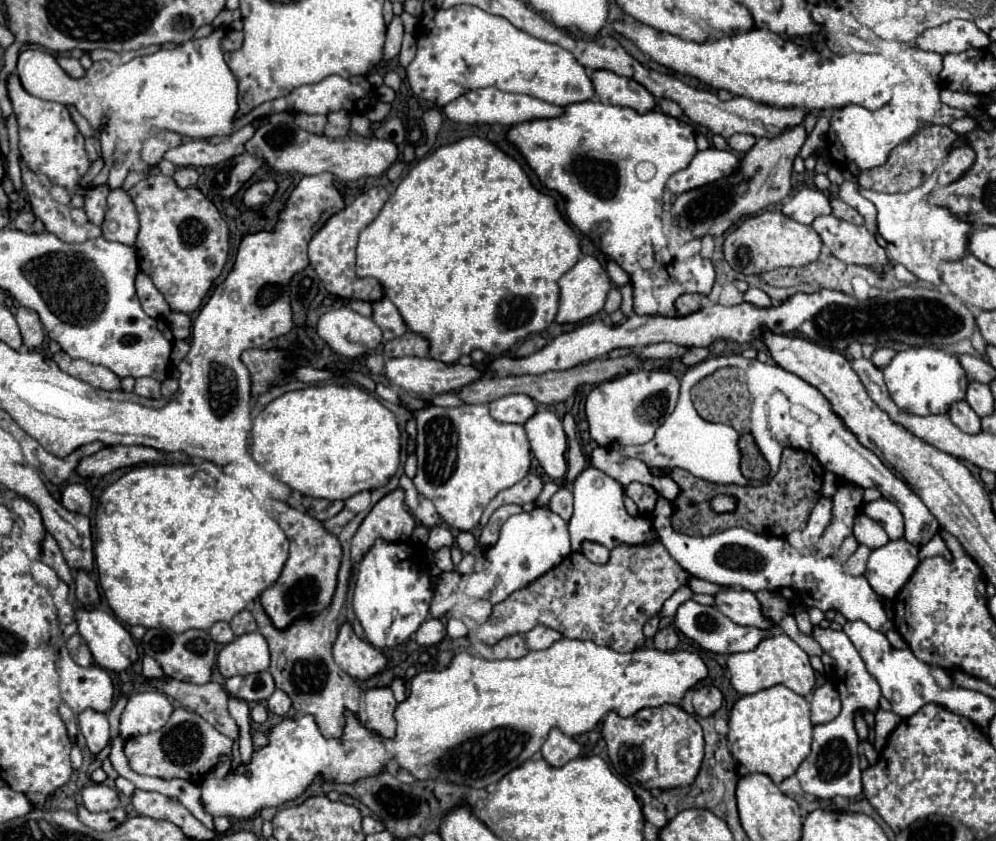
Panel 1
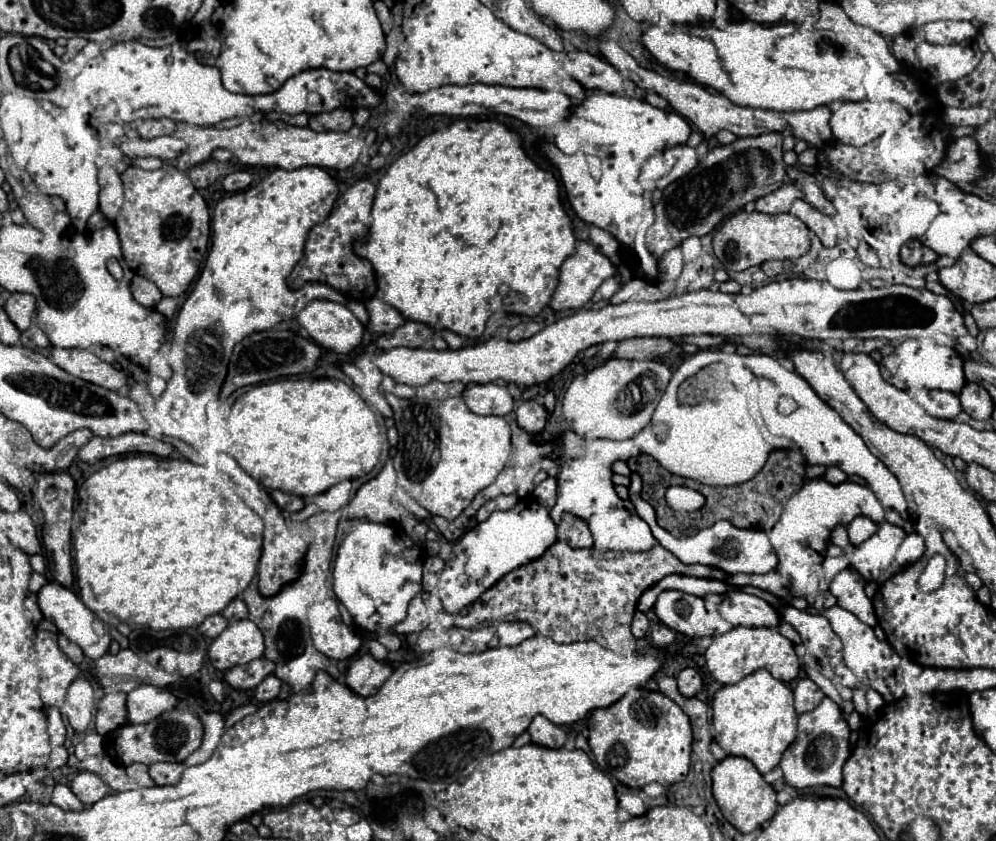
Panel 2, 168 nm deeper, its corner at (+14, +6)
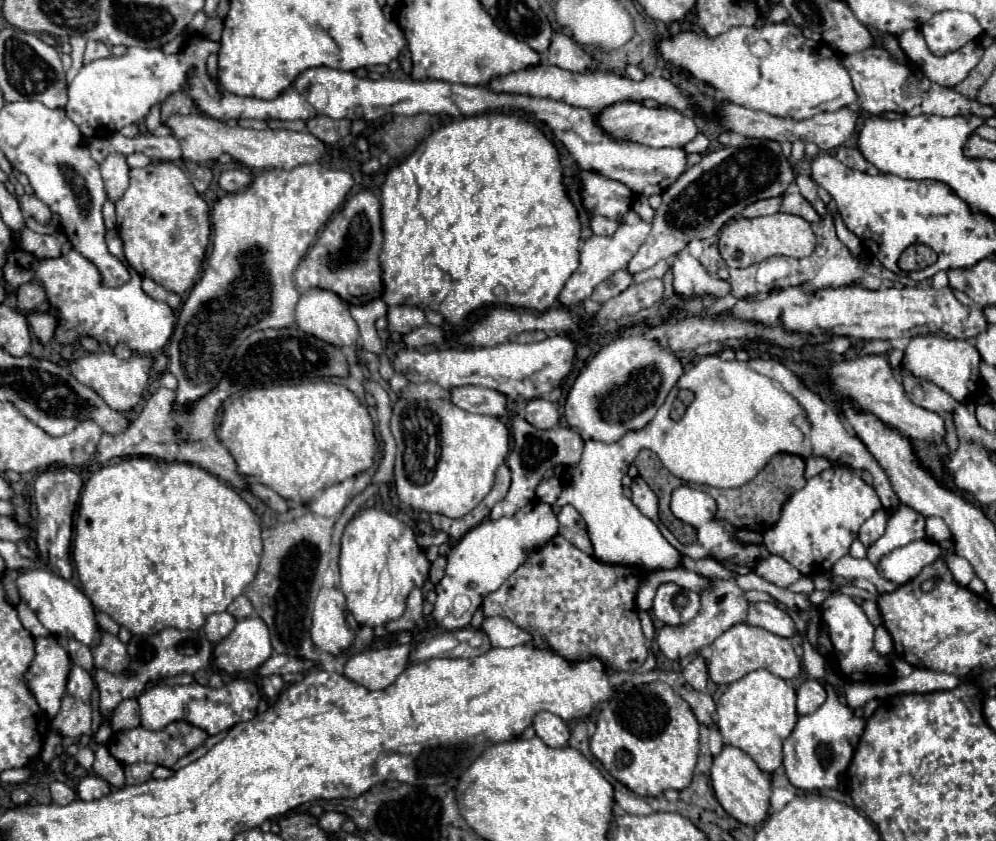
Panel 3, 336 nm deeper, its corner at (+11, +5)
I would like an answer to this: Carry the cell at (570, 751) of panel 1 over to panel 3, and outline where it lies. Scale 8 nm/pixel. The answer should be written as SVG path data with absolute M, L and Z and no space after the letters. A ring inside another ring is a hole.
M538 712L534 716L534 730L536 736L544 740L544 744L552 746L552 748L562 748L568 744L570 738L570 730L566 726L566 722L562 718L558 718L556 714L550 712Z

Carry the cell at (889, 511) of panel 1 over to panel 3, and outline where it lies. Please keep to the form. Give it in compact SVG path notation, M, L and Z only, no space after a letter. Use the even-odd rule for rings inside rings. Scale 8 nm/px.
M834 466L810 478L806 486L790 496L782 508L780 520L764 534L764 546L796 566L802 574L828 572L836 560L848 554L850 544L858 538L860 526L882 504L872 486L868 486L852 468Z

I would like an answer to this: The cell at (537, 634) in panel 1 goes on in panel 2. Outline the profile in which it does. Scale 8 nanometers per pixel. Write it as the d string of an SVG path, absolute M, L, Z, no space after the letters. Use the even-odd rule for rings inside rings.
M503 621L495 625L497 629L497 637L501 641L501 645L519 645L521 641L529 639L535 635L533 627L529 627L529 623L521 623L521 621Z

